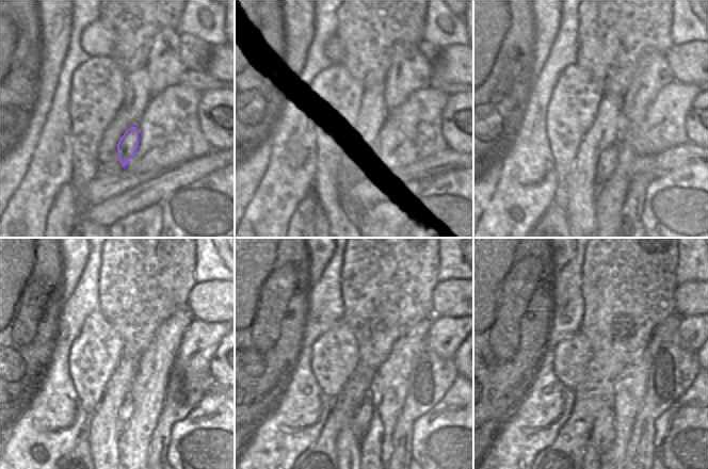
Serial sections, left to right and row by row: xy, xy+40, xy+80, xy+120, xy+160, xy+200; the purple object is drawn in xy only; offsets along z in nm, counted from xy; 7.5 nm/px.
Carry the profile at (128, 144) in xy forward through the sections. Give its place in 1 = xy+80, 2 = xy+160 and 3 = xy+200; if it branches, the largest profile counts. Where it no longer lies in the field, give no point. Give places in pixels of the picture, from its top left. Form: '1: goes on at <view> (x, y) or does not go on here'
1: goes on at xy+80 (607, 163)
2: goes on at xy+160 (363, 417)
3: goes on at xy+200 (602, 433)

